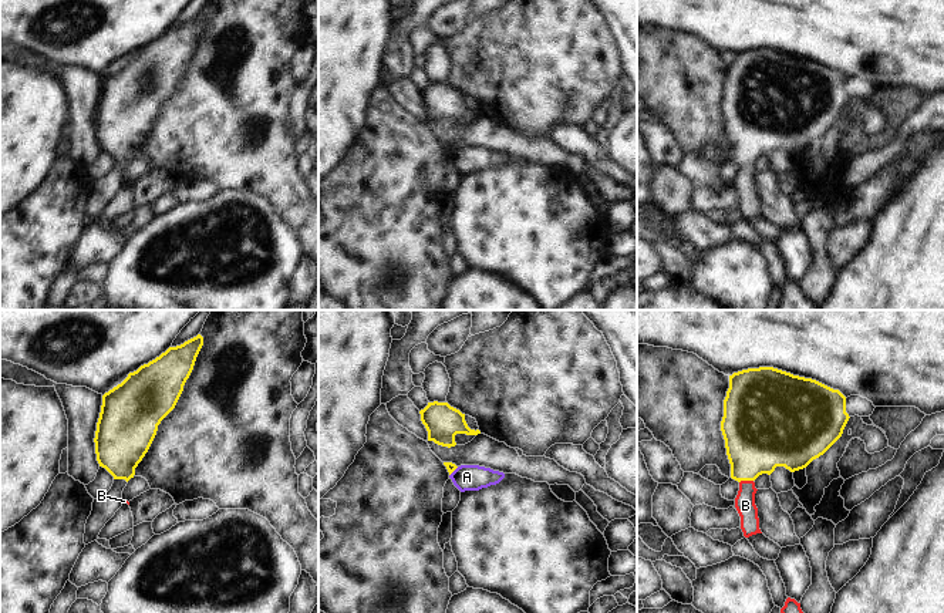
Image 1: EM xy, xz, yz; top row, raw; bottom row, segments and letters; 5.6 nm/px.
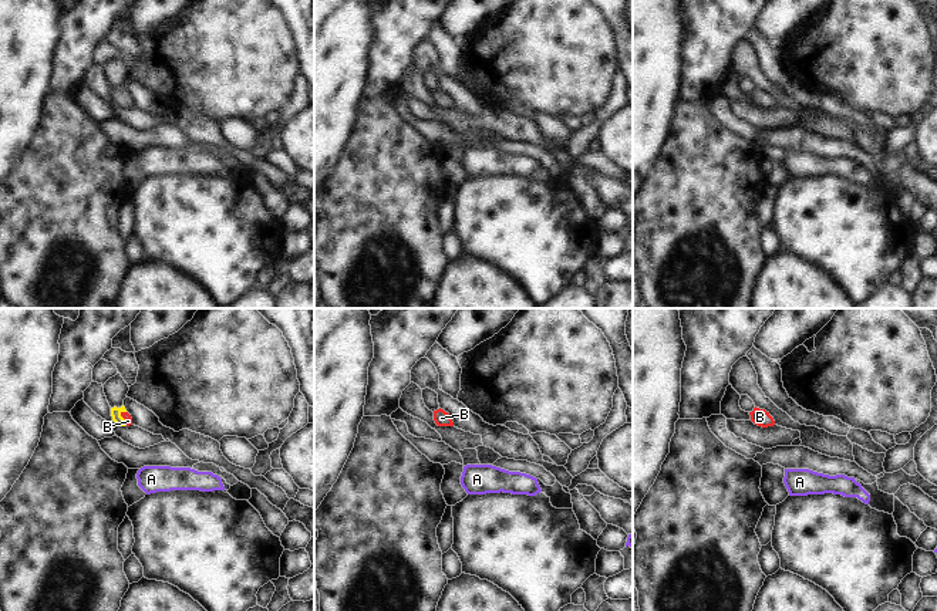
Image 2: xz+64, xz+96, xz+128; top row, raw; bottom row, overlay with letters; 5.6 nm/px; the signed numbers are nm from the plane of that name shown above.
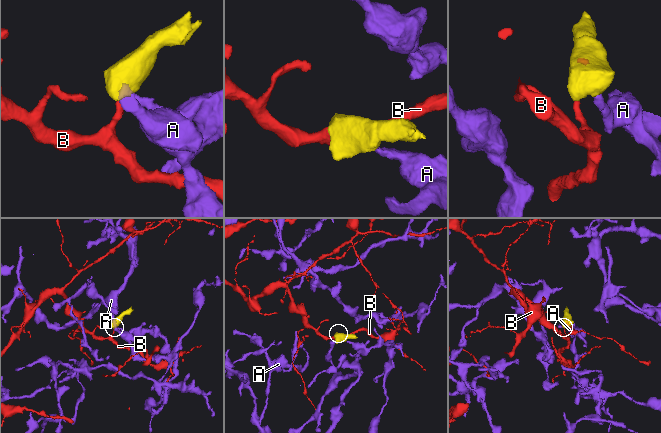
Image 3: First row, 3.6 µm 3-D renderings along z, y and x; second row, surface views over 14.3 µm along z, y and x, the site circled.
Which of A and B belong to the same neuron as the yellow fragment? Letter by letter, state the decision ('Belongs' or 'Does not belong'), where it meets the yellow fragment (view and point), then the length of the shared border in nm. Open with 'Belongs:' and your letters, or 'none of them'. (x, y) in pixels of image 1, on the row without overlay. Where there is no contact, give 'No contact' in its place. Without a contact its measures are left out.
Belongs: B
A: Does not belong. Touches yellow at xz (454, 151). Shared border 80 nm
B: Belongs. Touches yellow at yz (745, 161). Shared border 80 nm.

